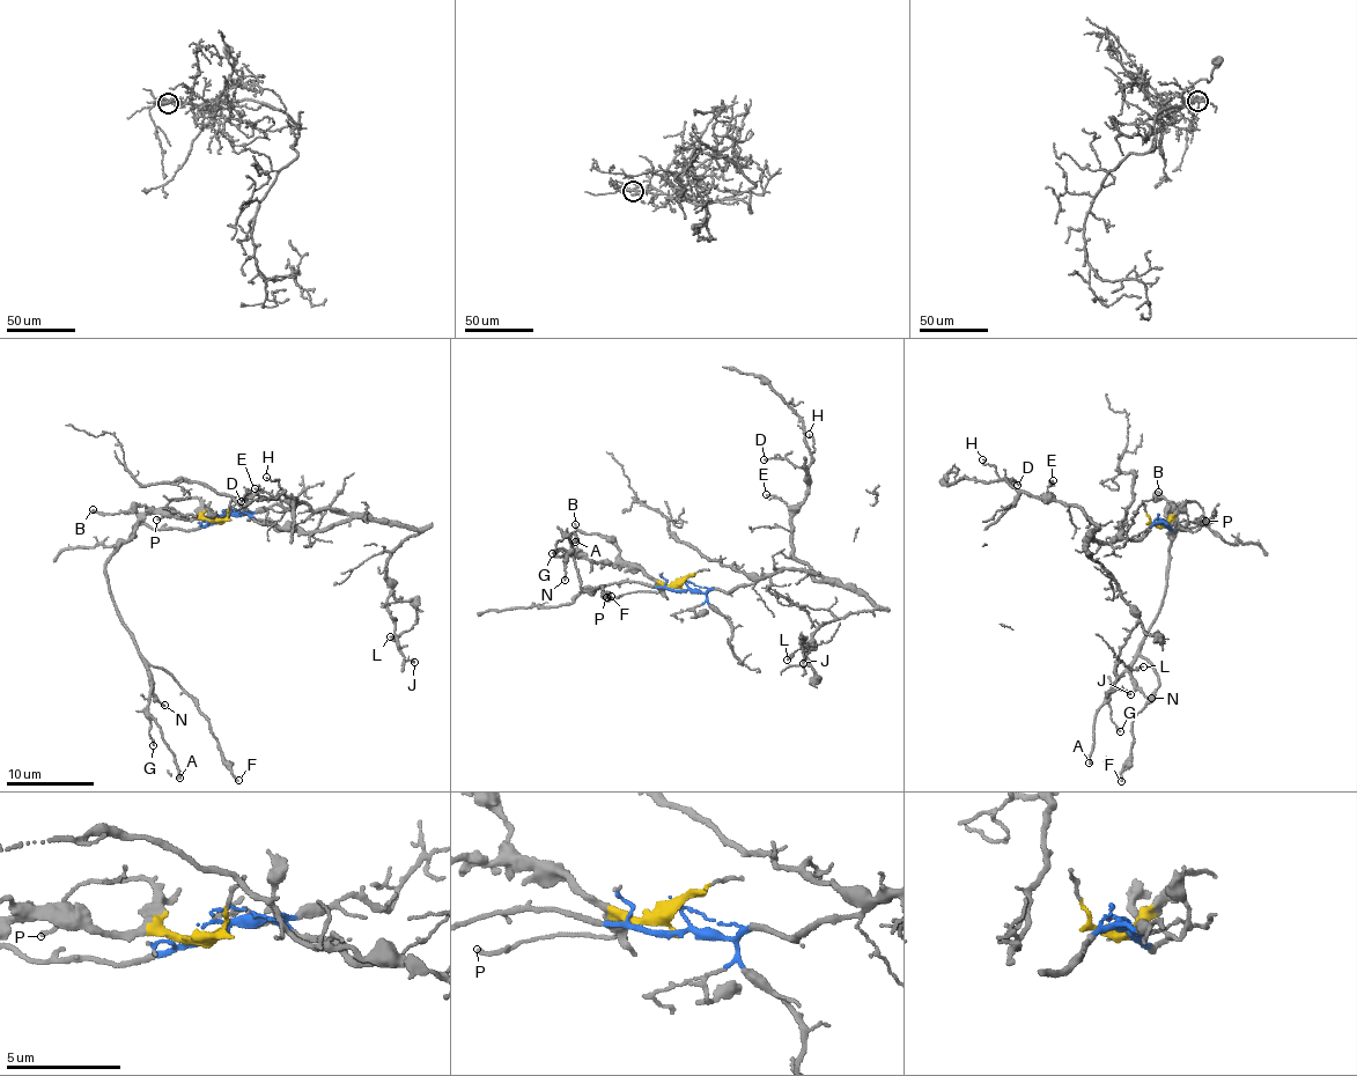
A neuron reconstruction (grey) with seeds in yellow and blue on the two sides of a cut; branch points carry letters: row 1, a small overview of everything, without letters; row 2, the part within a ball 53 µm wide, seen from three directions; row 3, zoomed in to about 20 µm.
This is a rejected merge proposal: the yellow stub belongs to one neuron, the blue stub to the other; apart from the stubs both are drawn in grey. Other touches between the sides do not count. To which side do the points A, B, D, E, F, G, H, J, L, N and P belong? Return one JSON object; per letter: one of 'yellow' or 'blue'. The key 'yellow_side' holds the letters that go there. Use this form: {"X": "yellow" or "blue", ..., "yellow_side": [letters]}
{"A": "yellow", "B": "yellow", "D": "blue", "E": "blue", "F": "yellow", "G": "yellow", "H": "blue", "J": "blue", "L": "blue", "N": "yellow", "P": "yellow", "yellow_side": ["A", "B", "F", "G", "N", "P"]}

